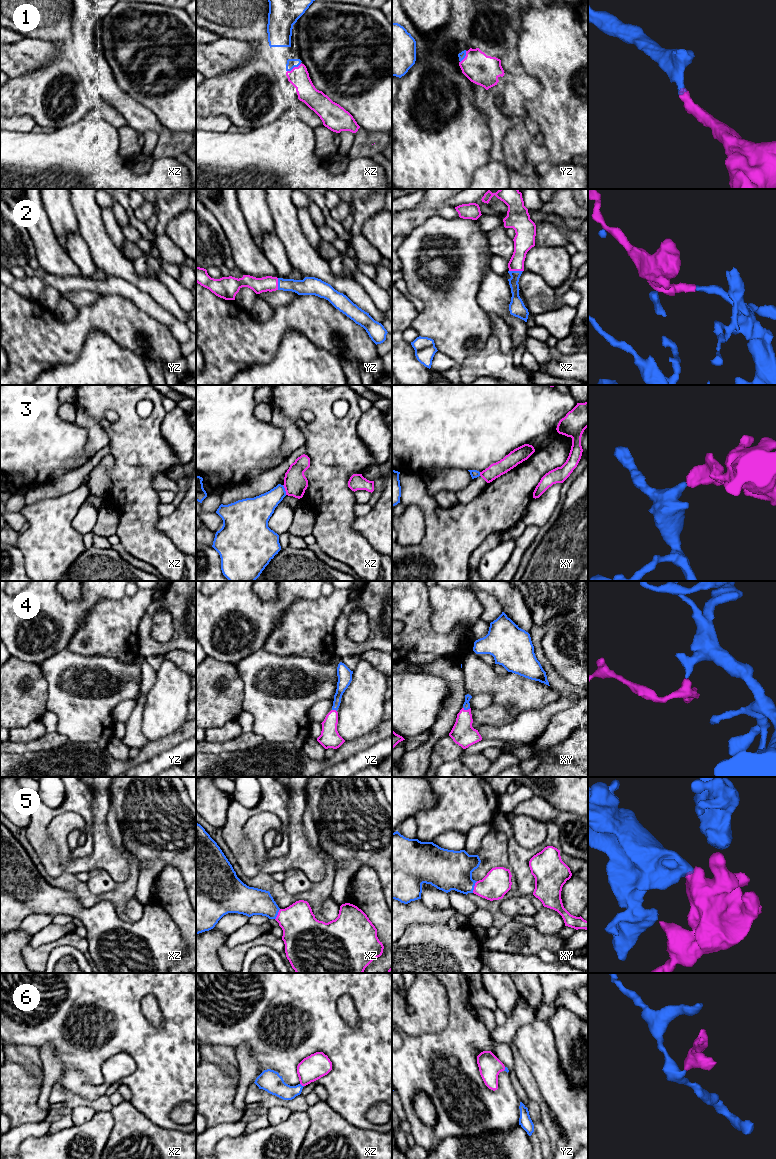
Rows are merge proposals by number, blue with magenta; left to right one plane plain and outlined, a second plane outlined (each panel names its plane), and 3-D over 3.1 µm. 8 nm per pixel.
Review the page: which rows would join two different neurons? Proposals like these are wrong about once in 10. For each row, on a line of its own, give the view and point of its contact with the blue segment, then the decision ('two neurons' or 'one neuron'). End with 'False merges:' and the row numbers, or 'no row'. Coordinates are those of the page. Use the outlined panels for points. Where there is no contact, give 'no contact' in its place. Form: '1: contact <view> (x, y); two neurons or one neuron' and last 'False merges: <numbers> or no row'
1: contact xz (294, 66); one neuron
2: contact xz (516, 271); one neuron
3: contact xz (284, 490); two neurons
4: contact xy (467, 709); one neuron
5: contact xy (473, 887); one neuron
6: contact xz (301, 1085); one neuron
False merges: 3

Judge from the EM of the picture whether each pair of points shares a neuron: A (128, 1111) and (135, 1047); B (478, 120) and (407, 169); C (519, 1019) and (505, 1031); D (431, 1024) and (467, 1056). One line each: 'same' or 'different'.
A: different
B: same
C: same
D: different

